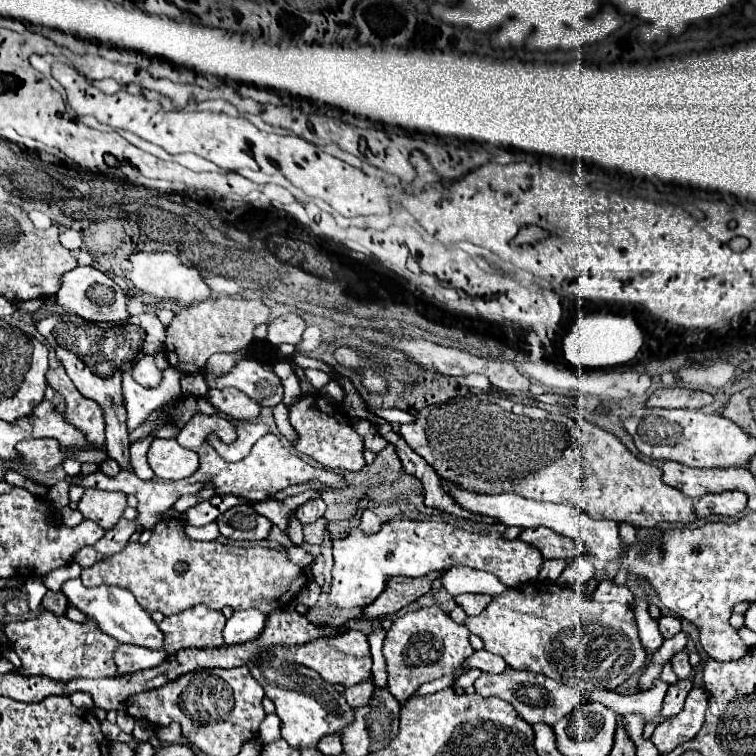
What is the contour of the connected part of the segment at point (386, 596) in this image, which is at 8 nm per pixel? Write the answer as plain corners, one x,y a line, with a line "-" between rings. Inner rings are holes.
430,572
428,576
422,578
392,578
388,580
388,588
382,592
382,598
376,598
370,606
364,608
364,618
366,620
380,620
386,618
388,614
396,614
404,606
412,604
416,598
424,596
432,582
440,578
442,572

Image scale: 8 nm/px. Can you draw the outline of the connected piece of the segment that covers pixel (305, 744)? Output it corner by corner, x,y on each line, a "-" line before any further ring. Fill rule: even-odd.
278,656
260,658
250,670
256,682
264,688
266,696
274,702
276,714
282,720
282,738
292,748
318,750
318,742
328,734
342,734
354,722
354,708
348,706
344,694
336,692
314,670
302,664
292,664

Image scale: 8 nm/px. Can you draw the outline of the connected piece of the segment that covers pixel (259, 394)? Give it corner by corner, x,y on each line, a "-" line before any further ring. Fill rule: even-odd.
238,360
234,368
214,382
214,388
238,388
246,392
260,406
276,406
282,400
280,380
264,366
254,360

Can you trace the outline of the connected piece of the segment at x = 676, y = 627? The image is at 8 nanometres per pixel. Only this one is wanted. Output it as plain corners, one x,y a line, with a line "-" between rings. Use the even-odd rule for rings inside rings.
662,616
658,618
658,624
660,624
660,632
664,638
672,638
682,630
680,618
674,618
674,616

